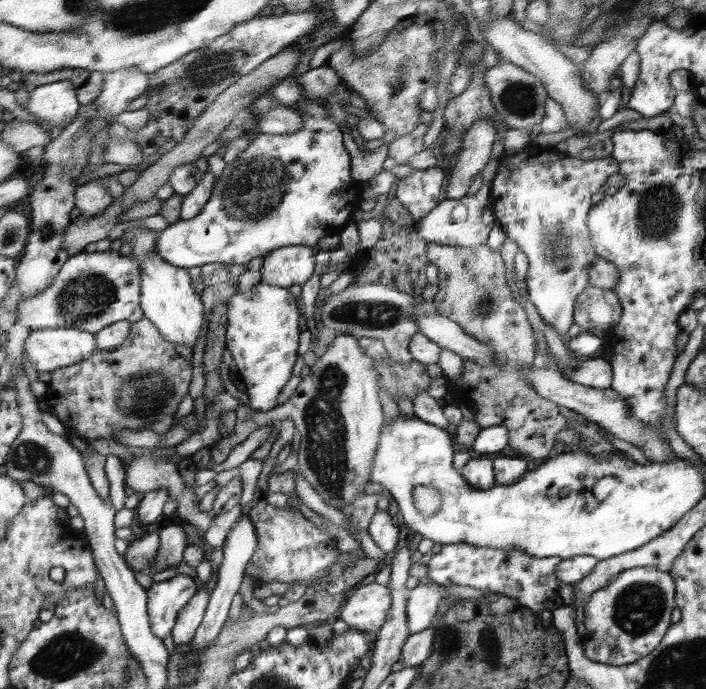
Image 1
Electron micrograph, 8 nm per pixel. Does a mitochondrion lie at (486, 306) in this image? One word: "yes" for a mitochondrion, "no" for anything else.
yes

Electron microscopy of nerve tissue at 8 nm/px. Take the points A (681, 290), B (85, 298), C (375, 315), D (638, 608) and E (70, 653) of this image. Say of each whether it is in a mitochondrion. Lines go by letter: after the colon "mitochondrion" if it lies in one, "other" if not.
A: other
B: mitochondrion
C: mitochondrion
D: mitochondrion
E: mitochondrion

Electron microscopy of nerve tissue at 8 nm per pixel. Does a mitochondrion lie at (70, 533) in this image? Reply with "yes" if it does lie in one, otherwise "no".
no

